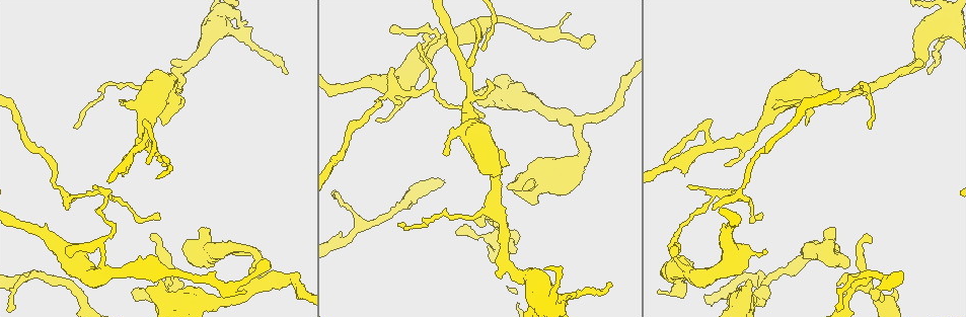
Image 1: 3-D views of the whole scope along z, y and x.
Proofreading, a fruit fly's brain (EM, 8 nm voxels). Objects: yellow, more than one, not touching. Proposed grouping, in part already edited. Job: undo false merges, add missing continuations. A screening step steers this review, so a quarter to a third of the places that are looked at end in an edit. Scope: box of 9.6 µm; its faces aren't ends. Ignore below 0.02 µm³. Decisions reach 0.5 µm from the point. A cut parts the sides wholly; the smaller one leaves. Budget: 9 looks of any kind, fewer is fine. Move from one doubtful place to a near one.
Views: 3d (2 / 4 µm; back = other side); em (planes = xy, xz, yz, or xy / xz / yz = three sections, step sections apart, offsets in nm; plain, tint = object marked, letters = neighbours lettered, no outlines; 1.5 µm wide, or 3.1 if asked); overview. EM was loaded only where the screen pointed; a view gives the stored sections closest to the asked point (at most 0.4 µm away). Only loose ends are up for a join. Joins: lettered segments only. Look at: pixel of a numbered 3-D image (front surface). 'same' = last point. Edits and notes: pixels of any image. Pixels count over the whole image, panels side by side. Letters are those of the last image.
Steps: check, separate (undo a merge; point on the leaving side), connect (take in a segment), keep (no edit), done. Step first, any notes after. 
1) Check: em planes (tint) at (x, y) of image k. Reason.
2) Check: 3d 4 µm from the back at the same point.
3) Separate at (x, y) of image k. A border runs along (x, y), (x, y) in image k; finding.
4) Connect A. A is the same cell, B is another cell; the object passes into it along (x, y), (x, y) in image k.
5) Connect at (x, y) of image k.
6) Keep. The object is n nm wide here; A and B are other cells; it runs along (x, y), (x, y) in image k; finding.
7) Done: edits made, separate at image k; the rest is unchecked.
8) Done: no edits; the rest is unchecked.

Check: em planes (plain) at (930, 72) of image 1. Thin end.

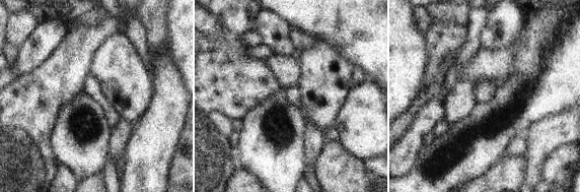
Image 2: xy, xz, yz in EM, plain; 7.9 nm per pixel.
Check: em planes (letters) at the same point. What lies round it.

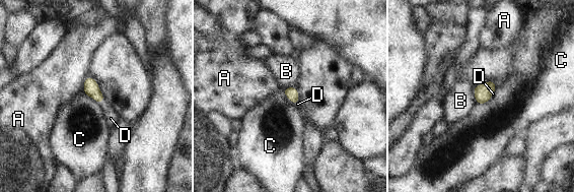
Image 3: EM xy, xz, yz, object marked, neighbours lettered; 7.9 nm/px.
Connect D. D is the same cell, A, B and C are other cells; the object passes into it along (91, 88), (100, 101), (111, 118) in image 3; the neuron continues.

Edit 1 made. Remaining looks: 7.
Check: overview. Redraw.

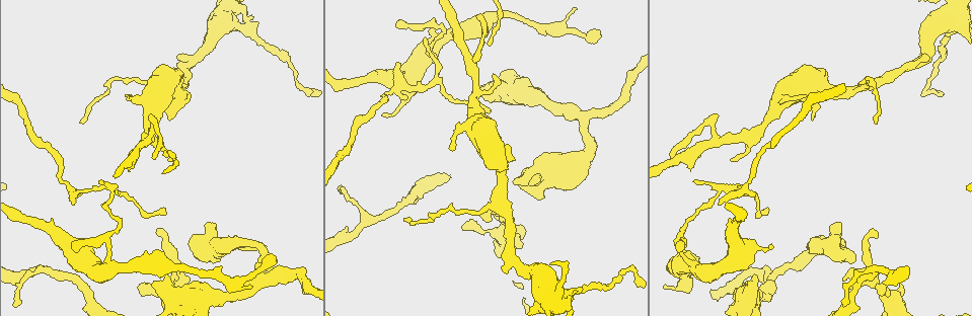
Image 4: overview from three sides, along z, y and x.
Check: 3d 2 µm at (160, 229) of image 4. Free end.

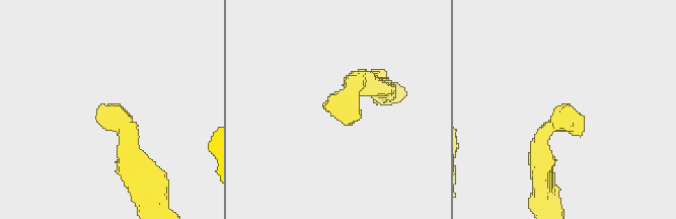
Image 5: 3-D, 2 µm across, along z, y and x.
Check: em yz step 4 (plain) at (328, 107) of image 5.

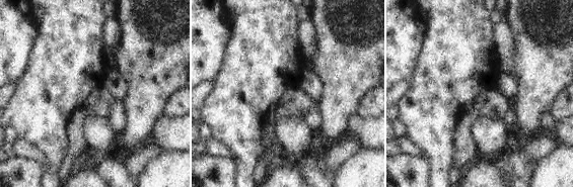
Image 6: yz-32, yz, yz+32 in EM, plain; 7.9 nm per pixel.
Check: em yz step 4 (letters) at the same point. What lies round it.

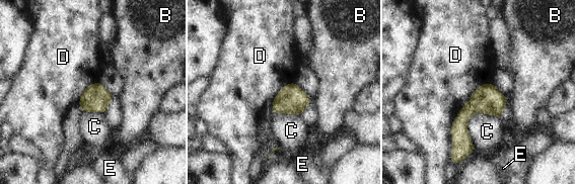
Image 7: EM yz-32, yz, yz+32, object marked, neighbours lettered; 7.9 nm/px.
Keep. The longest contact is with D, 600 nm; B, C, D and E are other cells; none of them fits.

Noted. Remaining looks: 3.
Check: em planes (tint) at (431, 22) of image 4. Abrupt turn.

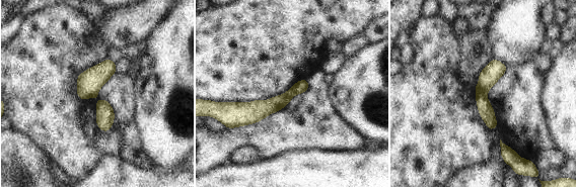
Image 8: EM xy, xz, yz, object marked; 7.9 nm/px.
Check: em planes (letters) at the same point.

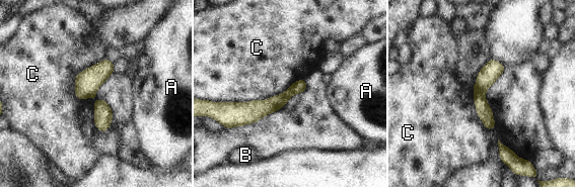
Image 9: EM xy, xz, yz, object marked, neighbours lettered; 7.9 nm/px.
Separate at (487, 76) of image 9. A, B and C are other cells; a border runs along (473, 88), (484, 97) in image 9; a second neuron is stuck on.

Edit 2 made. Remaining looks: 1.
Done: edits made, connect at image 3, separate at image 9; the rest is unchecked.

